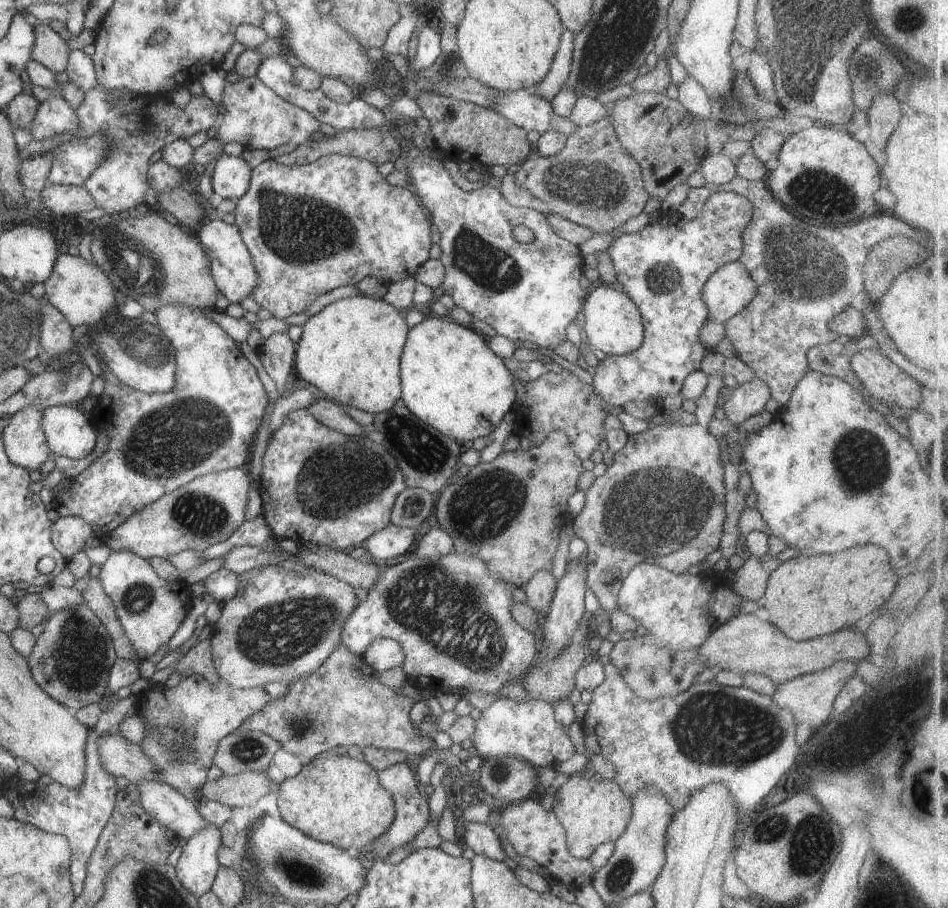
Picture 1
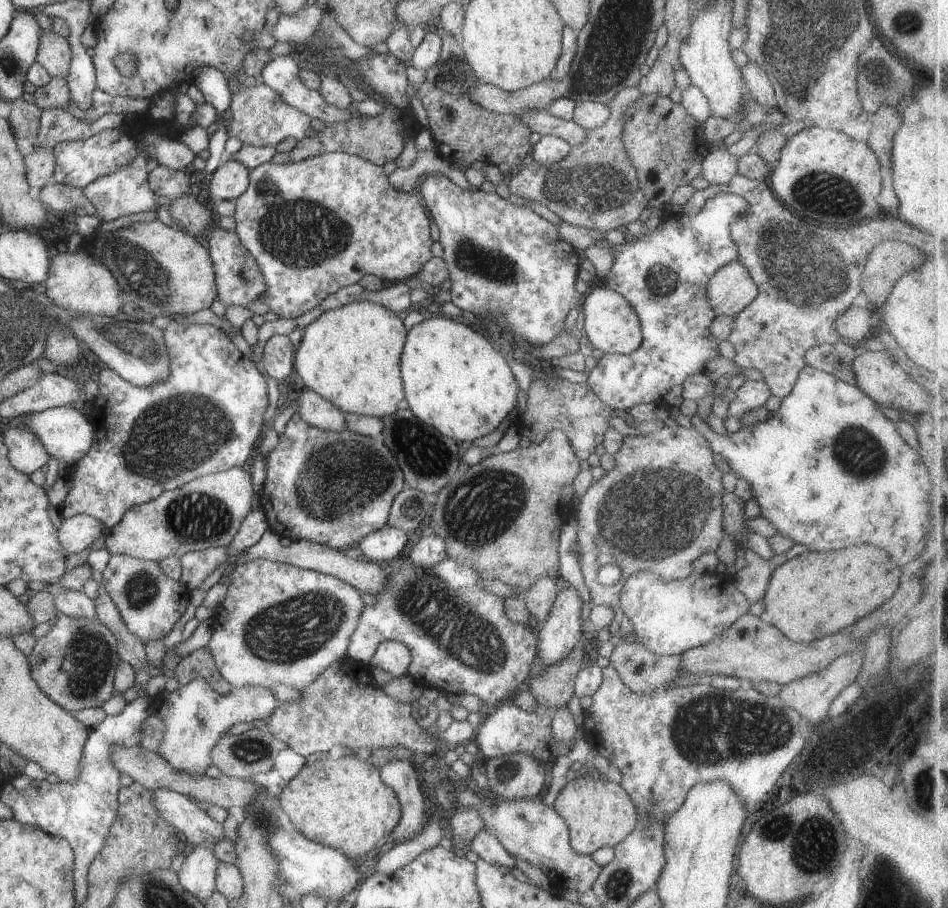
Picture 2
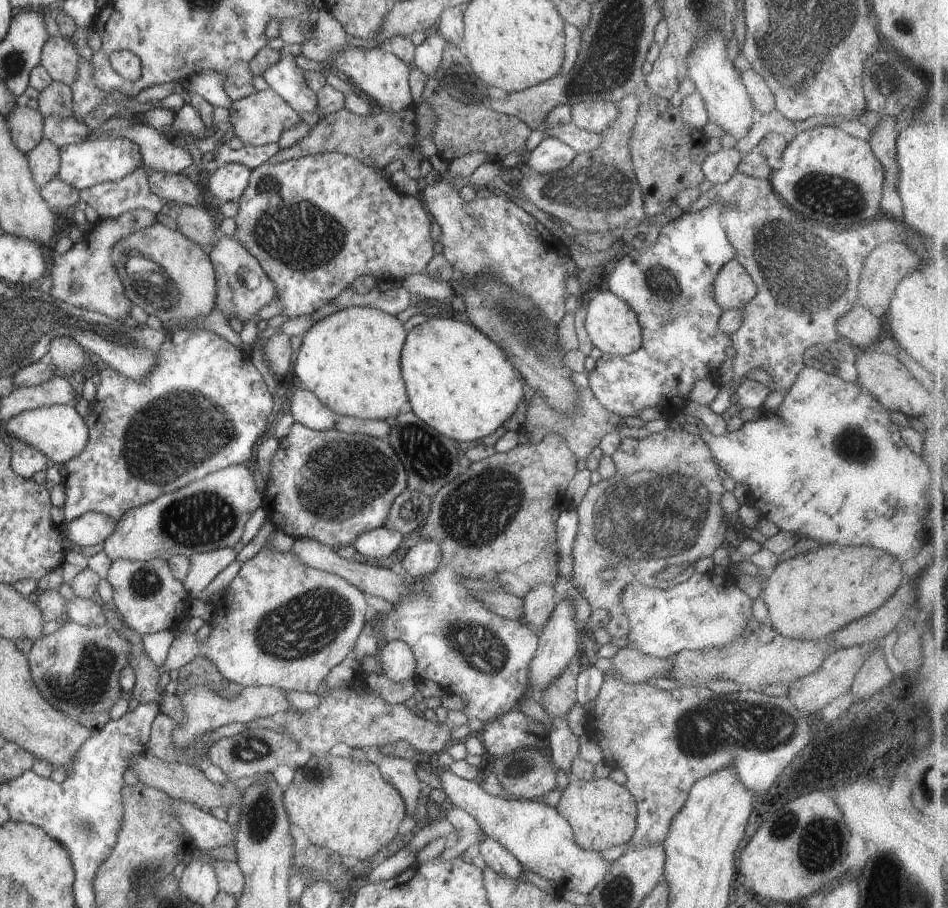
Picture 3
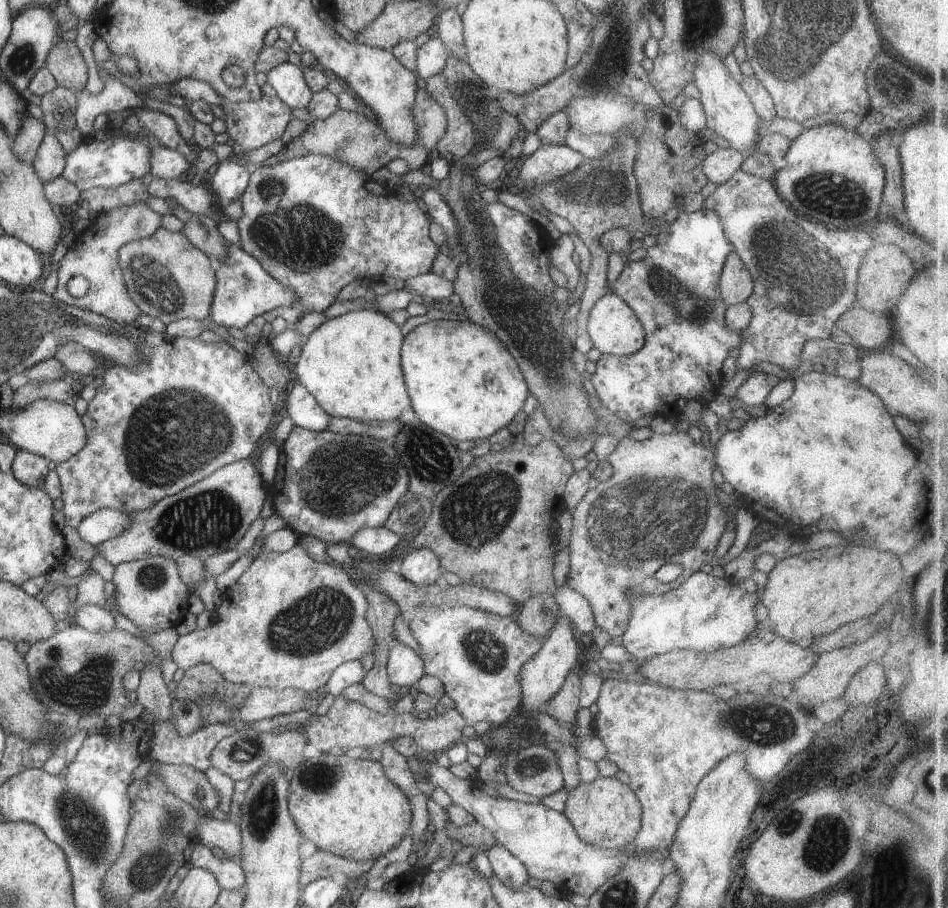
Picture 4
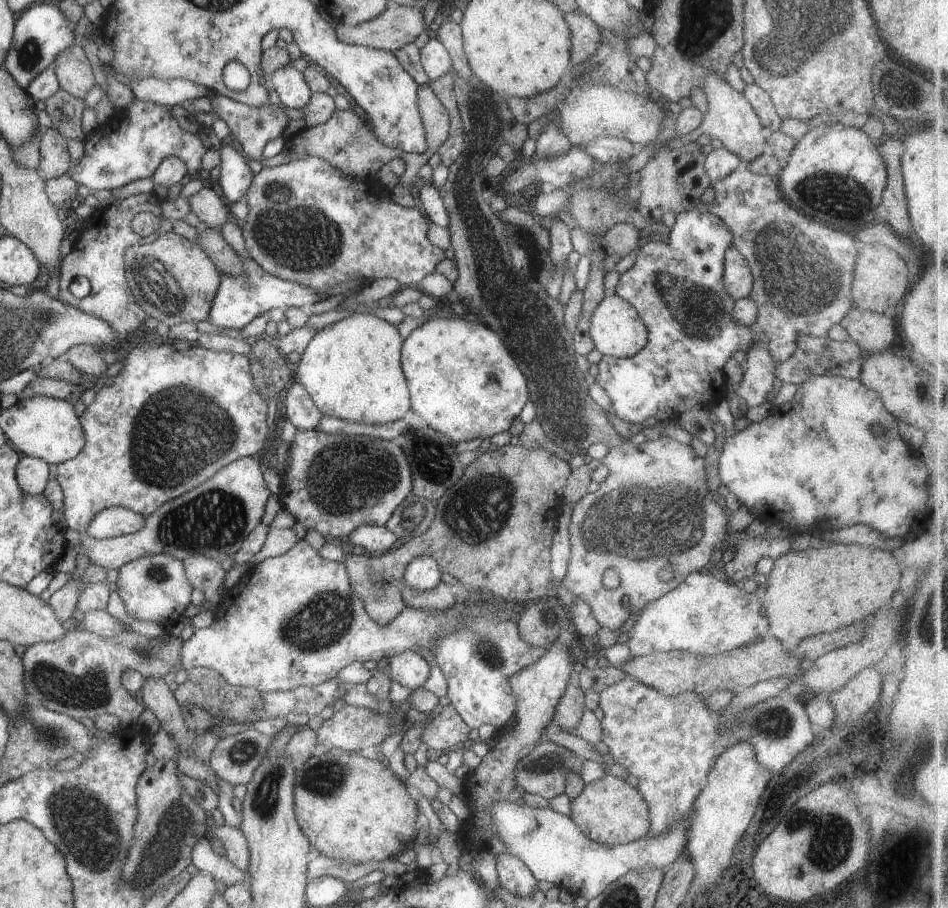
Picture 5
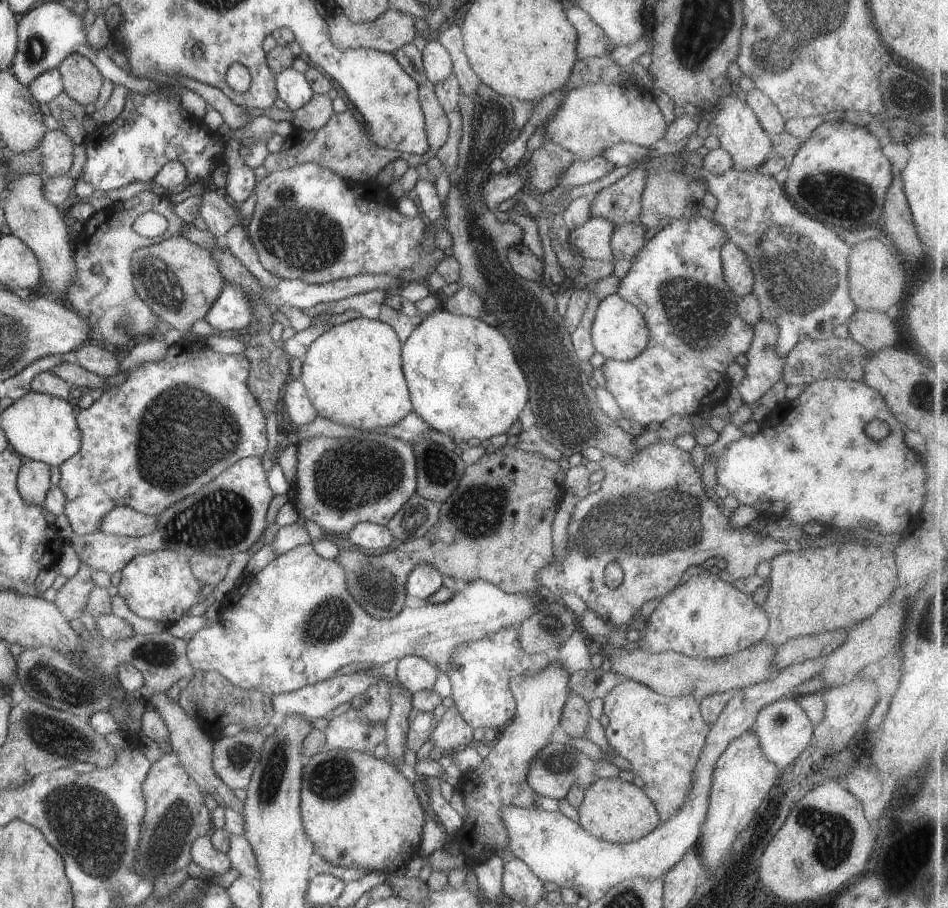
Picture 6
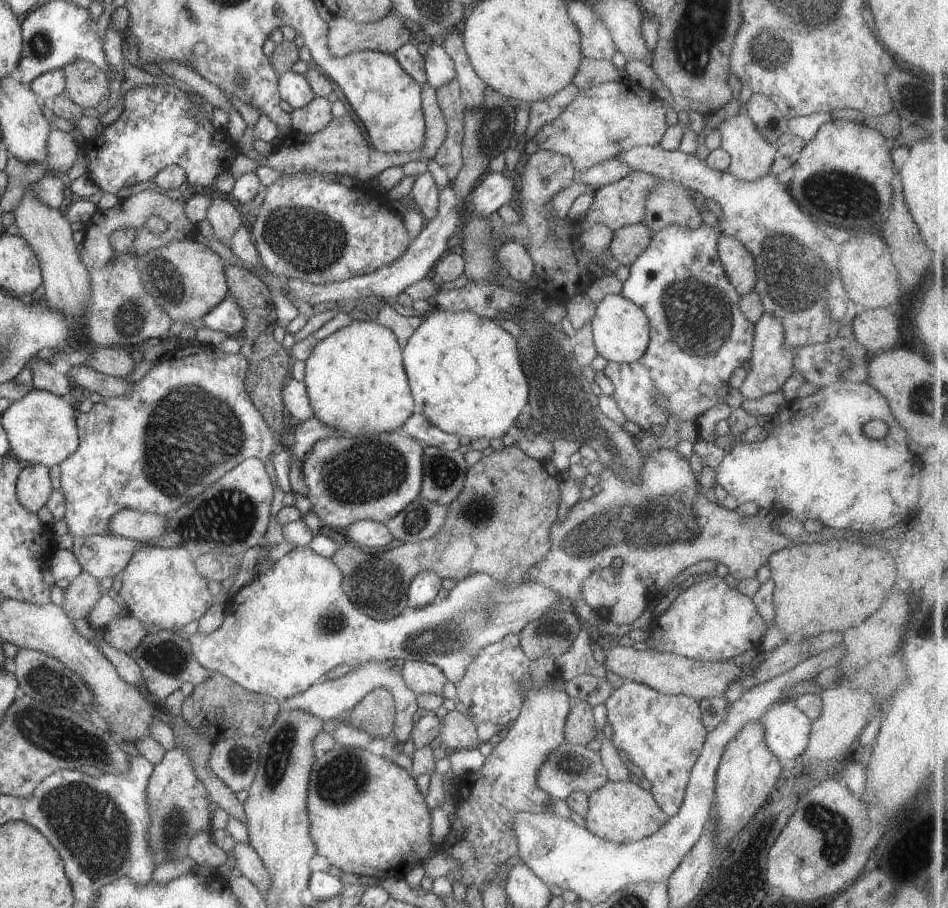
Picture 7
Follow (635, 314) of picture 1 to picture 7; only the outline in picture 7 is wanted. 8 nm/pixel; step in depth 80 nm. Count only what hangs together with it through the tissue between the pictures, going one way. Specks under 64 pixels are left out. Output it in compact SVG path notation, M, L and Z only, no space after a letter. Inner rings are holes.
M609 295L595 304L592 311L594 315L594 318L591 320L592 335L599 356L602 356L607 362L611 361L619 364L635 362L638 361L638 358L642 358L642 354L648 348L650 333L649 321L642 308L620 295Z

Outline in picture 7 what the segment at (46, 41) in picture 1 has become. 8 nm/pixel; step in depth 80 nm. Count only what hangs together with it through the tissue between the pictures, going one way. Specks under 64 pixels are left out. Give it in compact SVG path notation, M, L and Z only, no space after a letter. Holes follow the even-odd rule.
M76 60L63 68L66 76L65 94L82 108L94 108L109 97L111 79L97 65Z

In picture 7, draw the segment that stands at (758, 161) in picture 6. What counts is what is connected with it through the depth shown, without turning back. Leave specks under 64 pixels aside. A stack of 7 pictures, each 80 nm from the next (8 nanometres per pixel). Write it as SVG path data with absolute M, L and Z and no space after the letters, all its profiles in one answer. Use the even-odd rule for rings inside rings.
M748 112L738 114L725 119L719 127L722 134L721 149L724 150L731 157L731 164L727 171L734 177L740 180L752 181L760 180L764 176L770 175L770 168L774 164L777 156L777 148L762 136L762 132L756 128L756 124L752 122Z

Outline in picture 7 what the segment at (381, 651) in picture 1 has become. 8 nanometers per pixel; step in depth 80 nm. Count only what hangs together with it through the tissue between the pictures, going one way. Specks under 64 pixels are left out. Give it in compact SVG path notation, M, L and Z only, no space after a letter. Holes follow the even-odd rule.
M406 660L402 666L402 680L414 694L442 695L442 688L450 681L443 672L439 667L422 660Z

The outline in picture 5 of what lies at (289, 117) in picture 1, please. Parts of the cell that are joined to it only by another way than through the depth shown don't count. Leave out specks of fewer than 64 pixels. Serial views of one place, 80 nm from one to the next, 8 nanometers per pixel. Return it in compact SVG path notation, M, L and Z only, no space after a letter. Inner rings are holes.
M212 93L209 96L209 100L214 107L213 112L216 112L220 120L226 122L230 128L232 141L237 141L242 145L242 152L244 152L244 156L246 156L248 160L261 162L263 160L262 148L264 148L268 142L274 140L274 138L282 136L290 122L290 118L288 118L288 114L285 113L284 107L282 105L276 106L270 101L268 104L260 106L260 108L255 108L254 106L238 103L216 93Z

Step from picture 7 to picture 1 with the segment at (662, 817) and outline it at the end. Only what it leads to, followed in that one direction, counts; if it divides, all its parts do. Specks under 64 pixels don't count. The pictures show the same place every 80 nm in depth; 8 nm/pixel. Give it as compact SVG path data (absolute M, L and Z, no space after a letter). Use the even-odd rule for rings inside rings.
M592 773L571 775L553 795L553 812L565 828L569 851L579 859L588 859L602 843L616 842L633 813L631 797L622 792L618 780L600 778Z

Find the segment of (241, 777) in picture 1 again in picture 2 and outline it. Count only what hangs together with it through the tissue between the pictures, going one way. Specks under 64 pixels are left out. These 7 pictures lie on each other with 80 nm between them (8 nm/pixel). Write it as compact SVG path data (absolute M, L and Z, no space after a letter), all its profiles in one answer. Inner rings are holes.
M122 745L111 746L111 757L114 760L115 767L120 772L128 774L134 782L141 784L149 791L154 789L166 789L177 792L195 800L204 807L221 806L227 811L232 806L244 808L260 790L262 786L250 782L248 779L237 779L236 777L227 777L220 775L217 779L210 778L208 775L193 775L186 771L178 770L173 767L162 755L146 750L140 745L133 747L124 747Z

